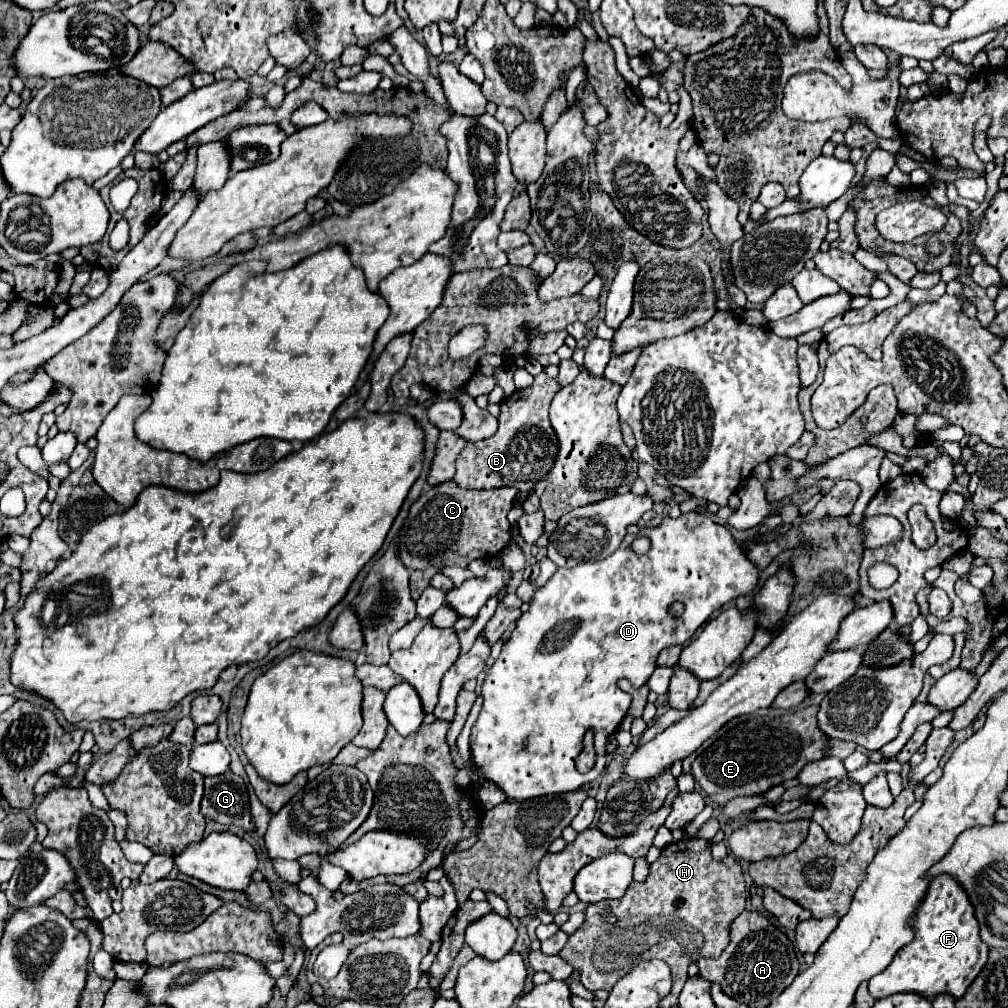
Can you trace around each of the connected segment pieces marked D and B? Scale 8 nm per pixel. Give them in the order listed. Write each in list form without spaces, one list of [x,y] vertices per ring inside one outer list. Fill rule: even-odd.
[[[690,511],[690,513],[684,513],[676,519],[672,517],[662,517],[660,525],[658,527],[644,527],[638,531],[638,535],[626,535],[620,549],[614,551],[610,557],[602,559],[602,561],[596,561],[596,563],[578,563],[578,567],[572,567],[572,569],[558,569],[550,579],[548,583],[536,591],[536,595],[530,599],[530,609],[516,621],[516,629],[510,637],[510,641],[502,647],[502,653],[500,657],[494,661],[492,669],[488,671],[488,677],[482,685],[482,697],[484,697],[484,705],[482,705],[482,711],[478,715],[478,721],[474,723],[472,727],[472,735],[470,735],[470,749],[472,749],[472,757],[476,761],[476,765],[480,765],[484,769],[484,775],[488,781],[496,783],[510,799],[516,799],[516,801],[524,801],[524,799],[532,799],[532,797],[540,797],[540,795],[552,795],[552,793],[564,793],[564,791],[574,791],[574,789],[580,789],[582,785],[594,781],[600,777],[600,773],[604,771],[604,765],[606,765],[606,753],[604,753],[604,747],[606,747],[606,741],[608,741],[608,735],[614,733],[620,725],[620,721],[624,719],[628,707],[630,707],[630,701],[632,697],[628,693],[624,693],[620,687],[618,687],[618,679],[622,677],[630,677],[630,683],[632,687],[640,687],[644,685],[652,671],[654,671],[654,663],[656,663],[656,657],[662,649],[666,647],[672,647],[672,645],[684,645],[692,635],[694,631],[710,619],[710,615],[714,611],[718,611],[722,605],[730,603],[732,599],[736,599],[738,595],[742,593],[750,593],[754,589],[754,585],[758,583],[758,575],[760,571],[754,567],[754,563],[742,553],[742,549],[736,545],[732,533],[728,531],[726,525],[710,519],[708,515],[700,515],[696,511]],[[640,535],[646,535],[650,541],[652,541],[652,547],[646,555],[634,555],[628,545],[632,543],[634,537],[640,537]],[[672,601],[682,601],[686,605],[686,611],[682,613],[682,617],[672,617],[668,615],[668,605]],[[588,727],[594,729],[594,749],[596,749],[596,765],[588,771],[588,773],[578,773],[578,769],[574,769],[574,761],[576,757],[580,755],[580,751],[584,749],[584,743],[582,743],[582,737],[584,733],[588,731]]]
[[[544,373],[536,375],[534,385],[516,391],[514,395],[506,397],[500,403],[500,427],[498,431],[480,443],[468,443],[464,451],[456,459],[456,475],[454,481],[464,489],[494,489],[494,487],[516,487],[518,491],[530,491],[536,487],[540,479],[544,479],[550,473],[550,467],[554,467],[554,457],[558,455],[558,437],[554,435],[550,427],[548,407],[554,399],[554,395],[560,391],[560,383],[556,379],[546,377]]]

